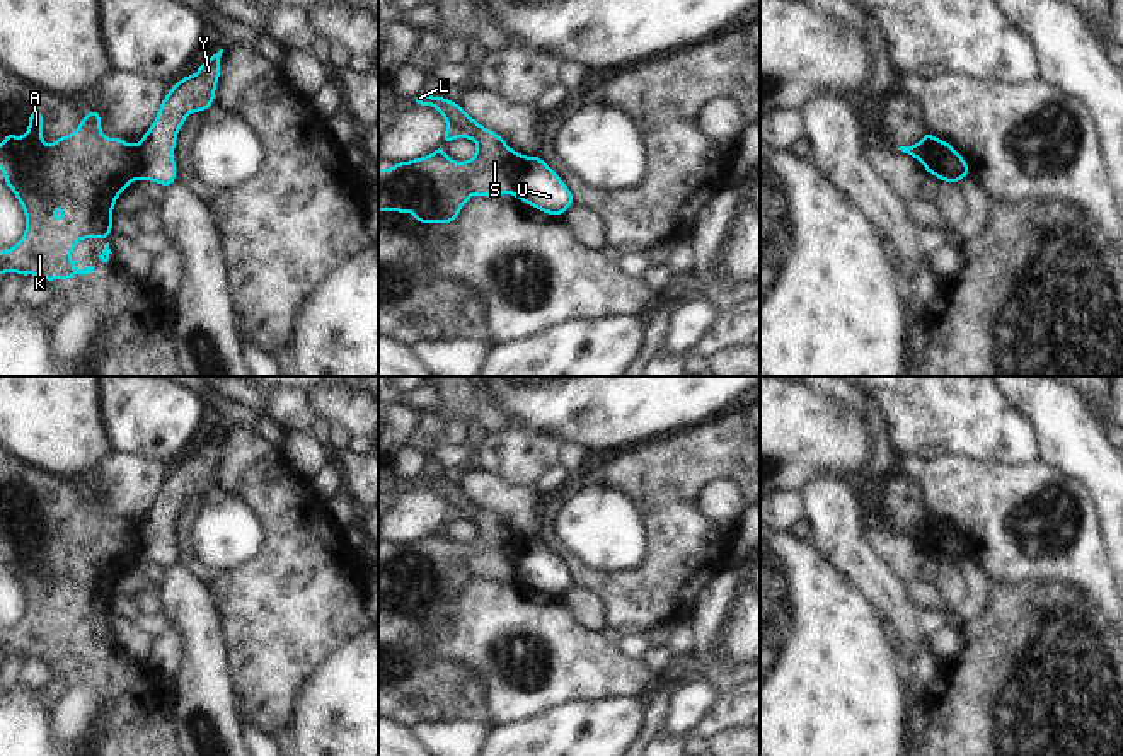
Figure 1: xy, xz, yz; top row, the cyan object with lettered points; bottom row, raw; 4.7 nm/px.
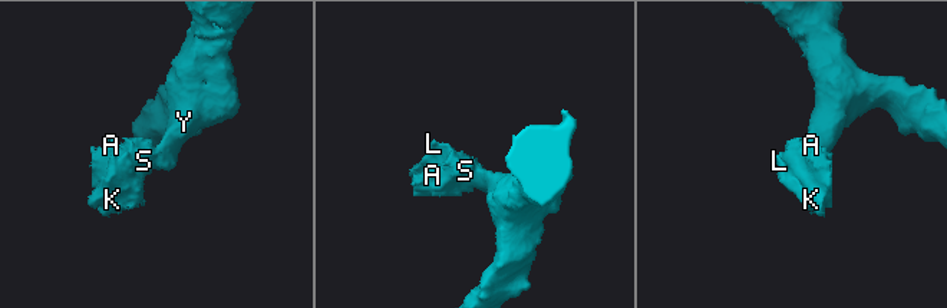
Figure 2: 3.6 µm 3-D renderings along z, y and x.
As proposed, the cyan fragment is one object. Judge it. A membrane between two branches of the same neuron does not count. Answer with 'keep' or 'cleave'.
cleave

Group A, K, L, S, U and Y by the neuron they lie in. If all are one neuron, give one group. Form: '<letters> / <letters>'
A K L S / U Y

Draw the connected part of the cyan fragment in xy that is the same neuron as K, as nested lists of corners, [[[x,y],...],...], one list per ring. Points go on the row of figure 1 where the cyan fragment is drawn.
[[[32,109],[27,133],[19,138],[5,133],[0,145],[3,182],[12,189],[26,215],[24,237],[0,252],[0,276],[7,271],[22,278],[36,274],[43,281],[73,279],[94,272],[92,266],[75,269],[80,261],[68,259],[82,238],[107,238],[112,233],[112,208],[119,194],[136,179],[136,146],[124,138],[107,138],[101,129],[101,112],[92,109],[80,119],[75,133],[51,145],[43,143],[43,111]]]

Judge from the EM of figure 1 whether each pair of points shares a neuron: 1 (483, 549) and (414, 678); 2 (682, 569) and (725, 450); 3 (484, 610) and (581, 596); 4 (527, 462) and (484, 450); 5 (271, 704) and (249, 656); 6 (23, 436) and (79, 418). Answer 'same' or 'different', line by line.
1: same
2: same
3: different
4: same
5: same
6: same

